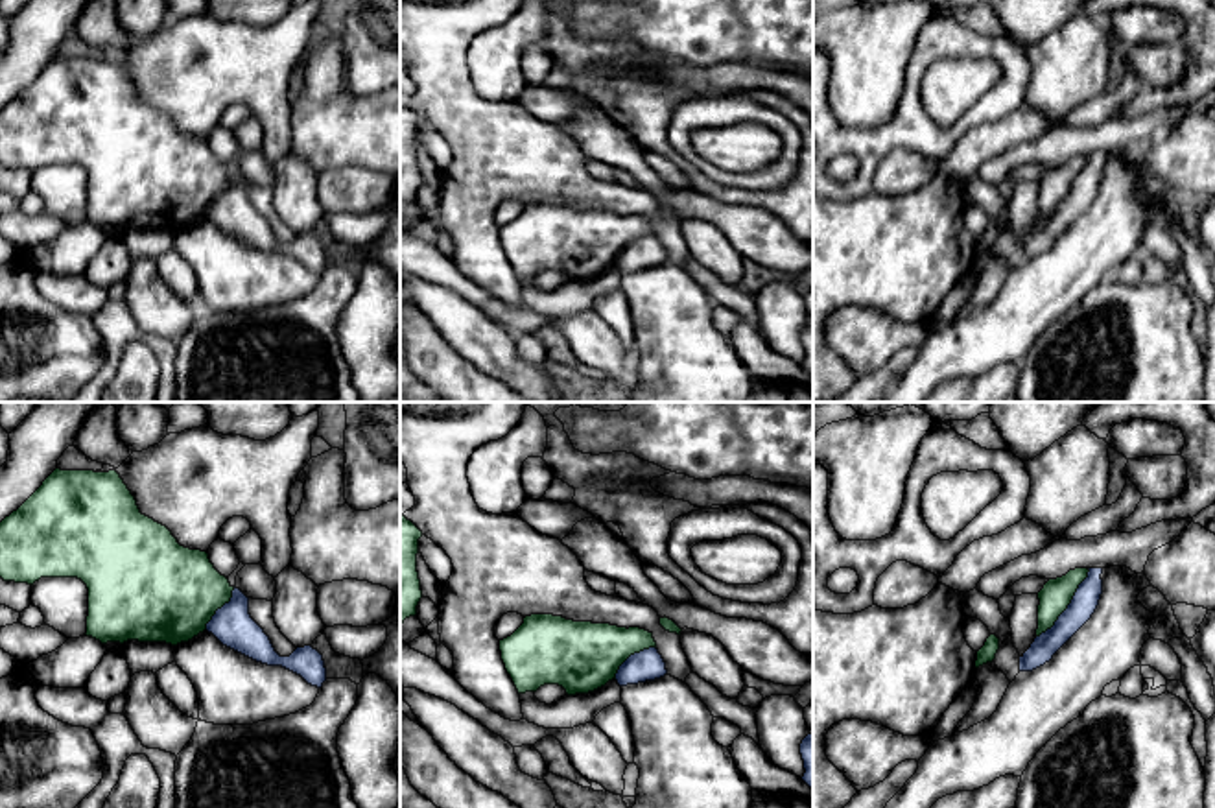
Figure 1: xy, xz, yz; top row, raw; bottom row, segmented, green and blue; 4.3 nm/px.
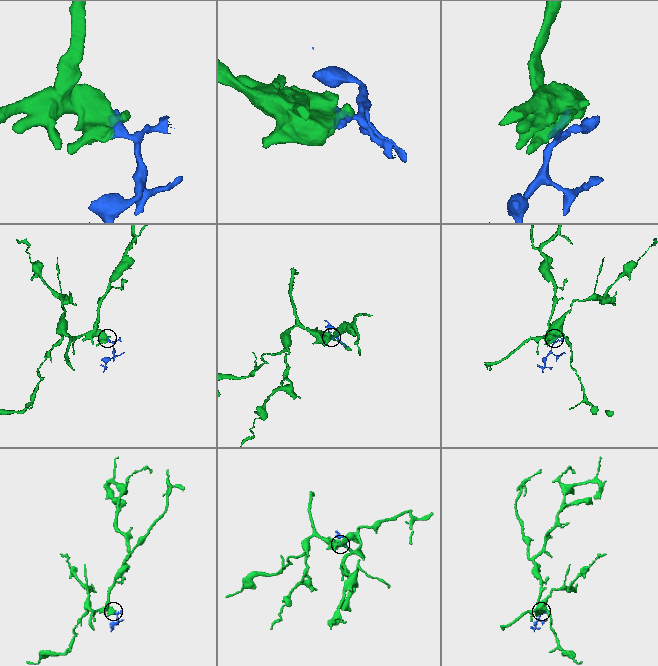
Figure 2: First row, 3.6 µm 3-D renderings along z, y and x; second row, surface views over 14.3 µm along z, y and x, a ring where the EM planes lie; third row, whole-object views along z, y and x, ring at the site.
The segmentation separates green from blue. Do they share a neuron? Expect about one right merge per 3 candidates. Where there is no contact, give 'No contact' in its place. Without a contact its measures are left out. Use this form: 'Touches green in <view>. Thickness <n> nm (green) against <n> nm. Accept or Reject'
Touches green in yz. Thickness 140 nm (green) against 120 nm. Reject

